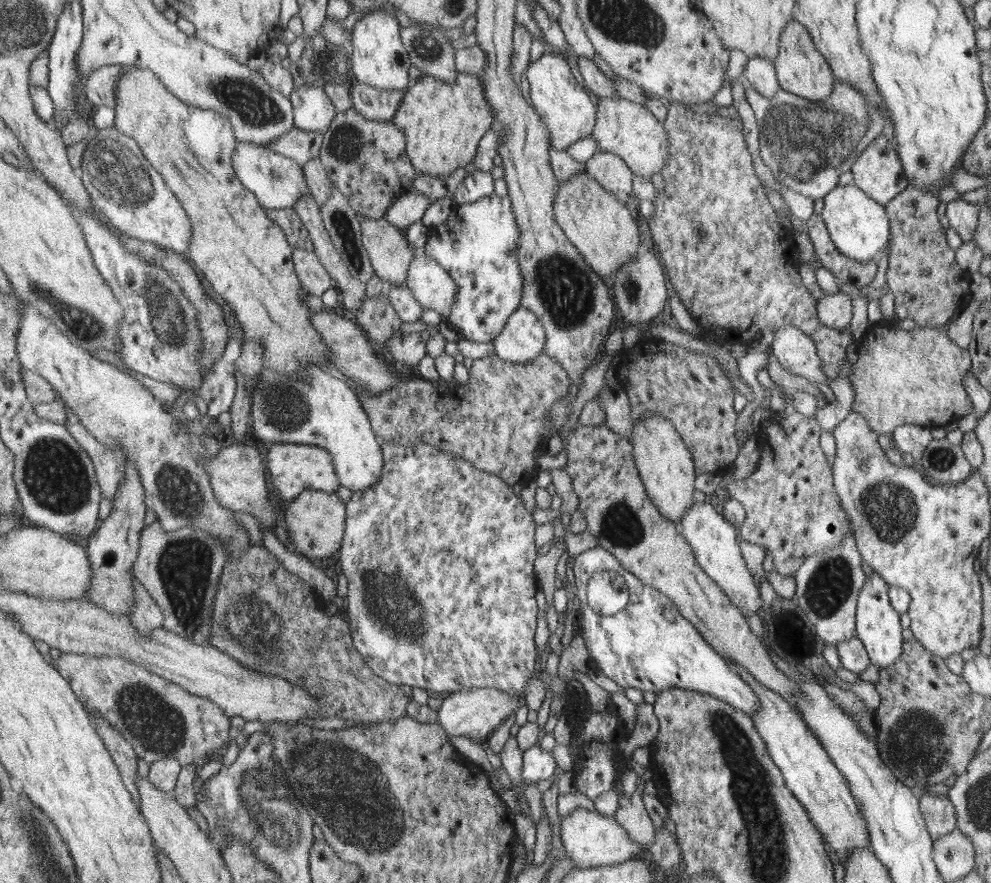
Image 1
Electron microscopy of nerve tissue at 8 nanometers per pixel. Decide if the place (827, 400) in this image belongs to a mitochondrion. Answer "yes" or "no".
no

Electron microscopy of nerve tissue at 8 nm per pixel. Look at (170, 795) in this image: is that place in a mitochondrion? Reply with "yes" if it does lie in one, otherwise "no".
no

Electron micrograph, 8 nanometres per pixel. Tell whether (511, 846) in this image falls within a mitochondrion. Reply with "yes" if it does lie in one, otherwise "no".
no

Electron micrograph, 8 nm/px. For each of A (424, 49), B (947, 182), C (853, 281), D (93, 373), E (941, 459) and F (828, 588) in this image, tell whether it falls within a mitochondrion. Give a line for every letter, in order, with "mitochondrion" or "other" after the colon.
A: mitochondrion
B: other
C: other
D: other
E: mitochondrion
F: mitochondrion

